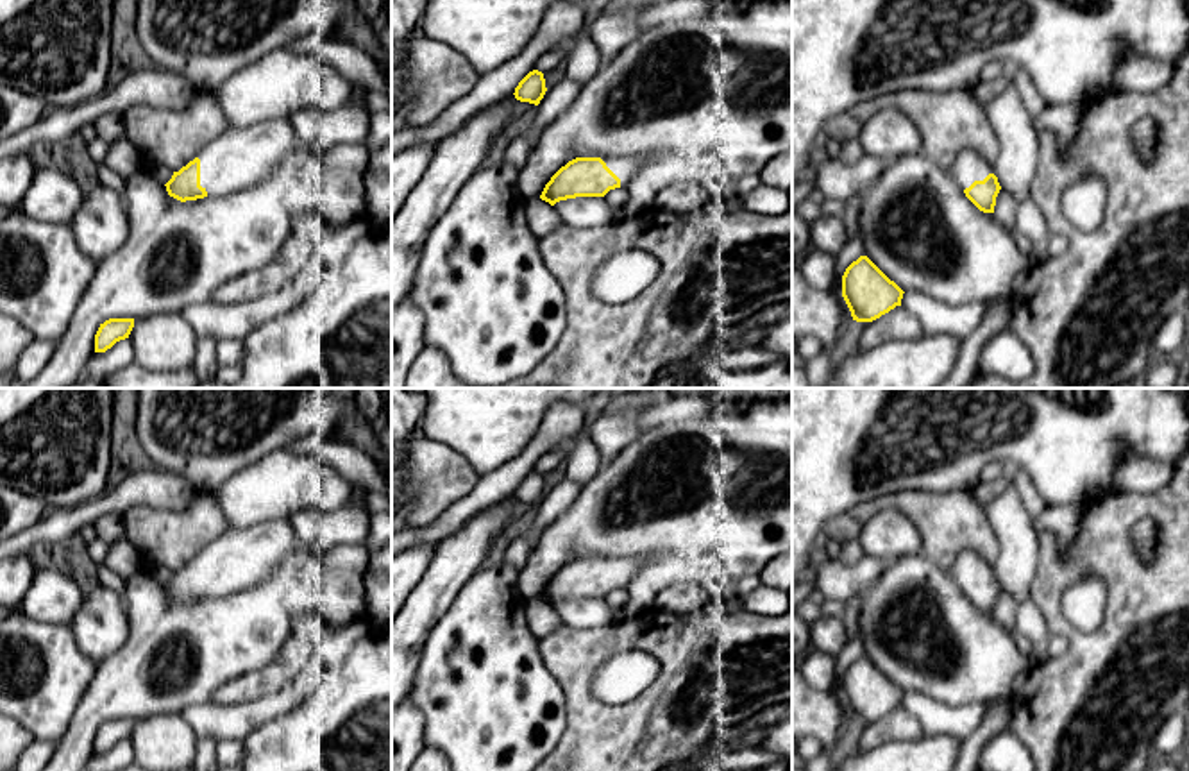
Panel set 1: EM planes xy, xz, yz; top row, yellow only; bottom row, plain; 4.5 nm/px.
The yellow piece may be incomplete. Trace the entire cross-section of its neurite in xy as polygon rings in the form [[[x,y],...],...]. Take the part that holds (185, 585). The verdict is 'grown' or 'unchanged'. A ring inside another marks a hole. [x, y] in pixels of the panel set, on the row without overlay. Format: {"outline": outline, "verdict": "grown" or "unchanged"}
{"outline": [[[288,519],[227,530],[193,562],[173,572],[164,587],[168,596],[181,603],[227,596],[268,580],[295,547]]], "verdict": "grown"}

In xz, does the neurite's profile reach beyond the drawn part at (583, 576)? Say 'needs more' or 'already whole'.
needs more

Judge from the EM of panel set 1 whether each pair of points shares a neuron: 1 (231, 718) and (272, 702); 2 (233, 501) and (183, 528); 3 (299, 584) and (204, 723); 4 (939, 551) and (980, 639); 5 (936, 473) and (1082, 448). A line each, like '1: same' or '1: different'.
1: same
2: different
3: different
4: different
5: same

